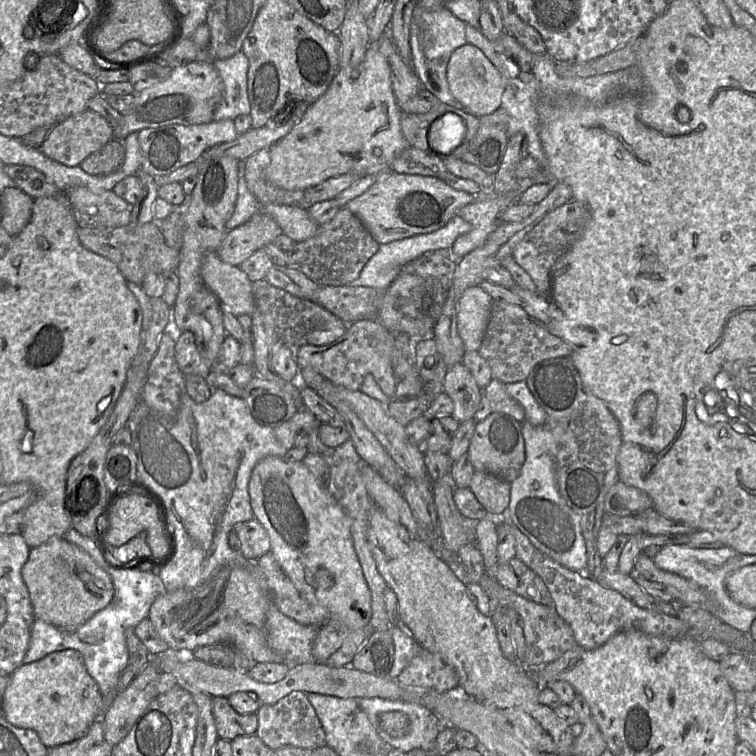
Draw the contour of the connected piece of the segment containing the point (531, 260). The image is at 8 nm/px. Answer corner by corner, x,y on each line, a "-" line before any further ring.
572,199
548,213
515,246
513,258
531,276
540,293
547,294
551,268
581,237
590,218
588,207

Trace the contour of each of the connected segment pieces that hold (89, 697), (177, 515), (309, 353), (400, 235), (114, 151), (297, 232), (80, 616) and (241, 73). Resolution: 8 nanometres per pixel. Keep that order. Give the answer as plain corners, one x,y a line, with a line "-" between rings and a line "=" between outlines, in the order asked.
67,649
52,652
38,661
22,664
15,670
9,676
2,698
2,710
9,723
34,730
41,742
51,749
86,735
91,725
102,717
103,695
96,681
89,675
82,654
77,650
=
220,388
213,389
211,396
202,403
196,403
184,392
175,417
162,415
140,400
126,427
131,433
131,446
137,454
138,478
163,499
176,539
173,560
157,573
165,592
195,589
206,584
222,567
253,563
246,560
240,551
231,549
229,534
238,524
254,518
248,492
253,468
267,456
285,457
287,450
277,440
275,428
260,425
242,397
232,396
=
360,320
348,325
347,332
336,341
324,345
306,345
297,349
297,362
302,368
313,368
336,386
361,390
367,374
372,374
382,392
393,399
397,379
392,368
395,335
378,323
=
386,171
375,184
345,207
362,222
379,244
386,244
442,228
476,197
479,195
453,189
440,178
=
112,139
87,157
79,167
90,175
106,176
120,169
124,158
124,140
=
271,204
261,207
261,210
271,216
282,232
295,243
304,242
313,237
319,227
307,210
300,206
=
53,536
32,548
22,568
36,619
72,633
113,600
115,587
111,576
84,550
63,537
=
239,51
227,59
218,60
210,57
210,60
224,83
223,98
214,111
214,121
234,120
237,116
249,114
247,56

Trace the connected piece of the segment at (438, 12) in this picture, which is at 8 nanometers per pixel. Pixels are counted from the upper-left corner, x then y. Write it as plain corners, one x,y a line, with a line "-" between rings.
416,5
410,36
411,59
409,64
421,86
435,95
440,102
458,108
462,107
450,91
446,69
452,52
466,43
466,25
446,5
435,9
423,9

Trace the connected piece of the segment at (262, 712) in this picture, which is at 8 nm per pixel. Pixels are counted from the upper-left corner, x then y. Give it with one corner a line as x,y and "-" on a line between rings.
295,691
275,704
262,704
256,715
258,728
255,735
273,751
284,746
313,750
326,745
325,731
305,692

